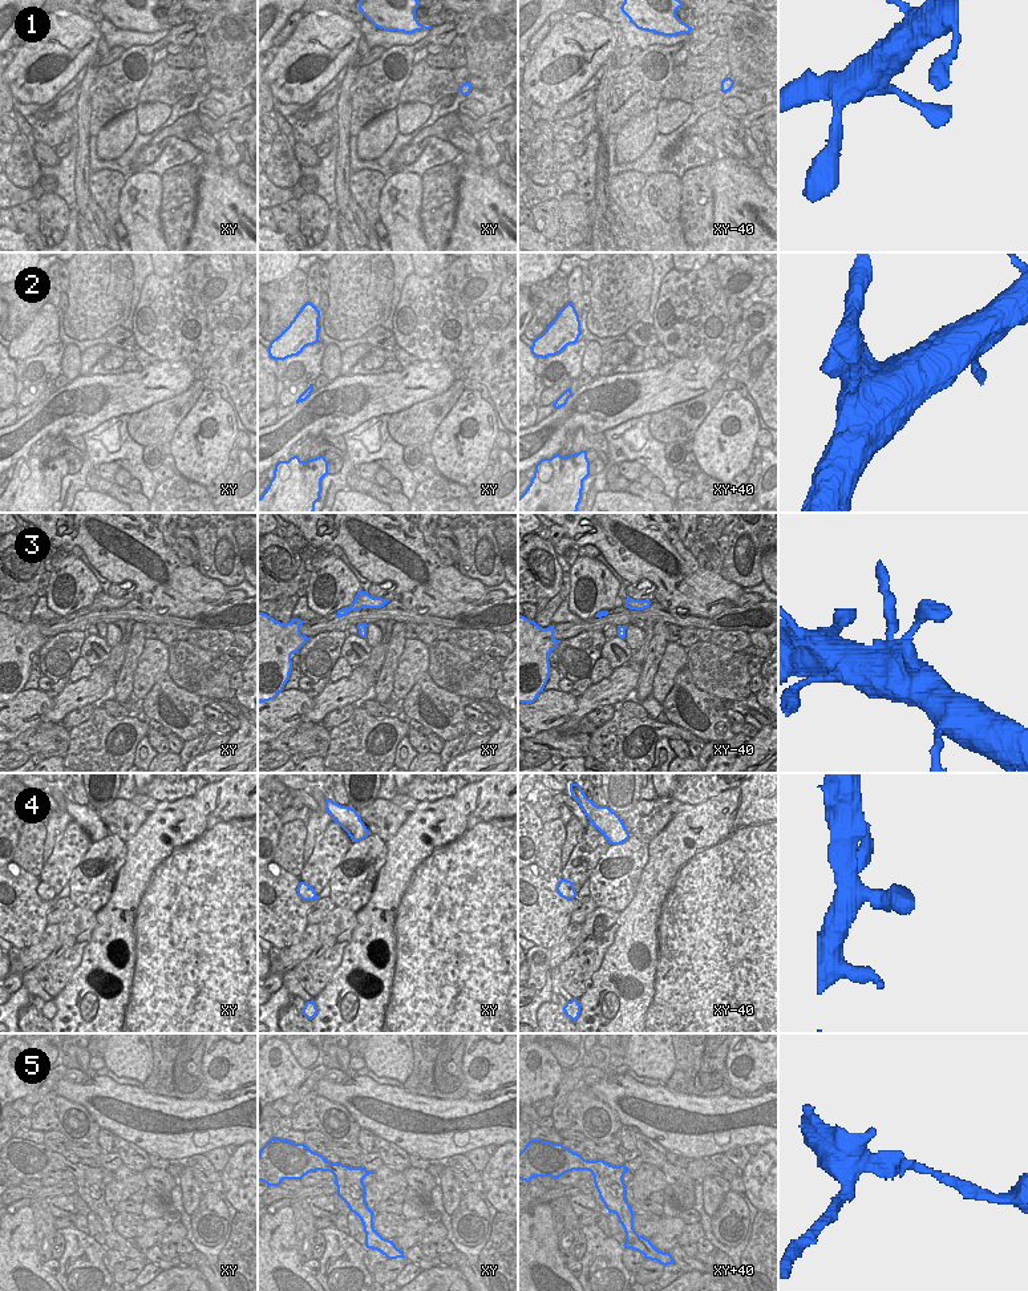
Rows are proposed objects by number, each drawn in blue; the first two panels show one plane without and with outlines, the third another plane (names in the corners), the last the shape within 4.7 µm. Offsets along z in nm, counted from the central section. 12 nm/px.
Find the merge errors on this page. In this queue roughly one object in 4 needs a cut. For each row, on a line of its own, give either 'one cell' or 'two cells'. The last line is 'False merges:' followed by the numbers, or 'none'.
1: one cell
2: one cell
3: one cell
4: one cell
5: one cell
False merges: none

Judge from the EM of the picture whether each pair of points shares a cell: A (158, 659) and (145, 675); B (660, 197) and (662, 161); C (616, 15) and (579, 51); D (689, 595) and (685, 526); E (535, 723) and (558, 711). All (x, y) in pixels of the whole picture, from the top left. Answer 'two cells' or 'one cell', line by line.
A: one cell
B: two cells
C: two cells
D: two cells
E: one cell

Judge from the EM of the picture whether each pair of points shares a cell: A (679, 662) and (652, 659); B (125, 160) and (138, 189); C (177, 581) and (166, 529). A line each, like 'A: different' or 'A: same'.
A: different
B: different
C: different

